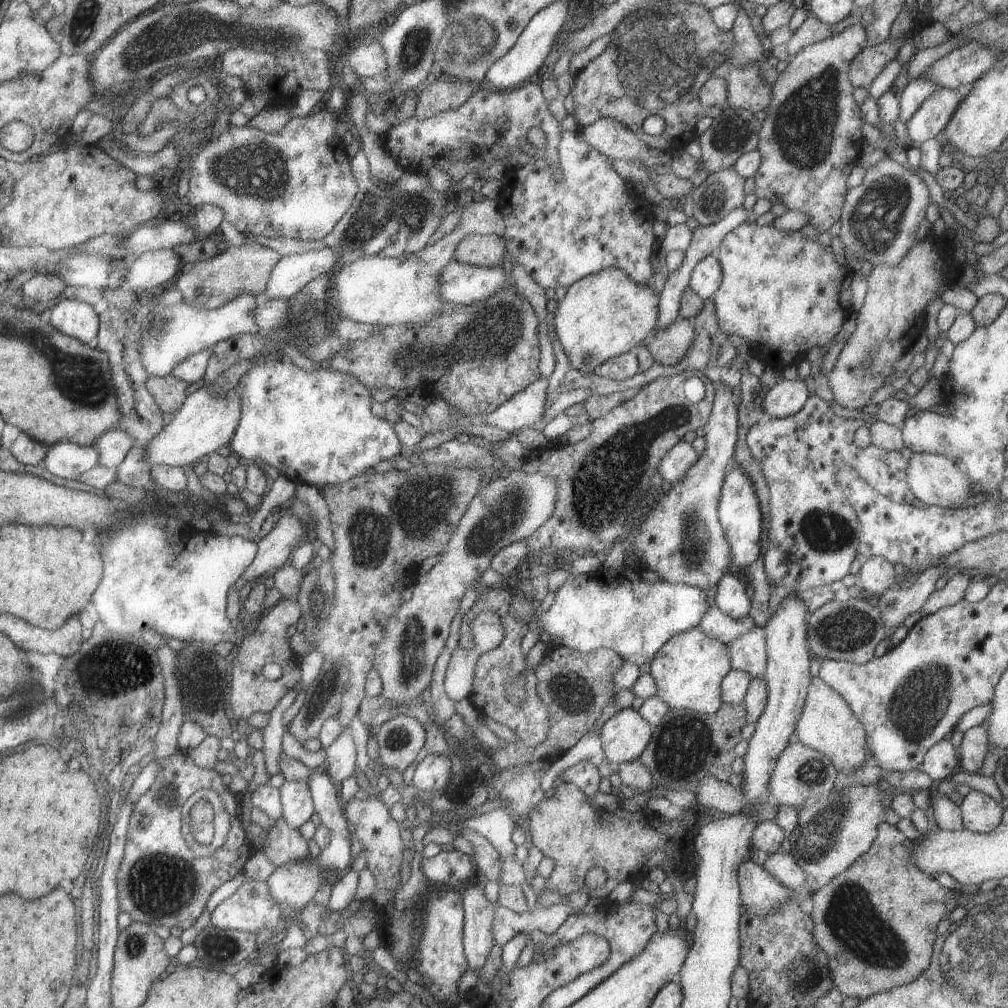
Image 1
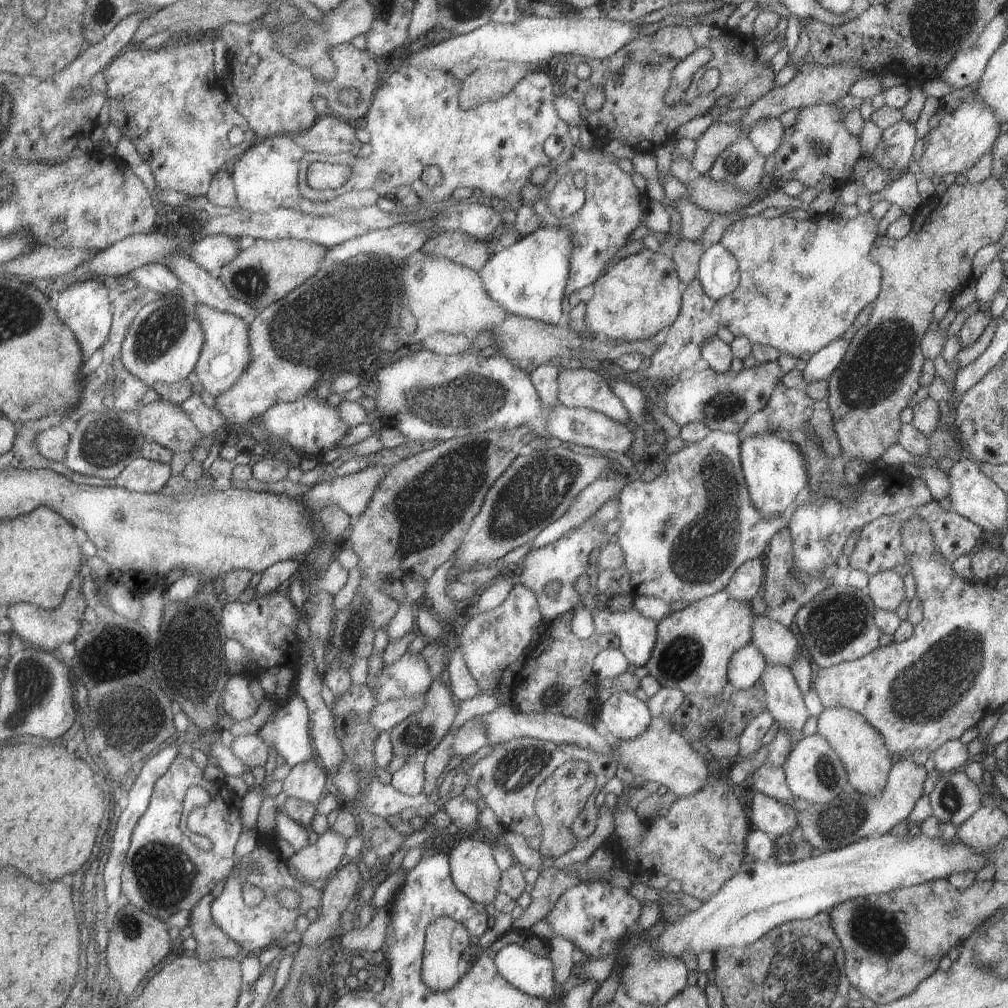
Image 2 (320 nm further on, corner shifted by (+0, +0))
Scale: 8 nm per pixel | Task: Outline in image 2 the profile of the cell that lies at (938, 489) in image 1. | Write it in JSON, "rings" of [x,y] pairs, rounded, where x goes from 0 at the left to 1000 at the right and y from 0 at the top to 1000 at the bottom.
{"rings":[[[953,452],[949,457],[938,459],[938,470],[941,476],[941,490],[939,495],[945,508],[959,514],[967,520],[971,527],[977,531],[983,528],[991,528],[991,524],[997,522],[999,516],[999,498],[998,490],[991,482],[987,481],[977,470],[973,469],[967,457]]]}

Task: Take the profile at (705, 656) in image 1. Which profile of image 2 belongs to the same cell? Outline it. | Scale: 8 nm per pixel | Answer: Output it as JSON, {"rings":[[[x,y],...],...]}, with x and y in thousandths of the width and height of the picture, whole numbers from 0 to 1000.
{"rings":[[[716,584],[710,589],[688,596],[673,607],[666,606],[652,618],[651,635],[638,667],[650,673],[656,682],[676,685],[679,689],[683,688],[693,688],[699,690],[714,688],[722,677],[720,670],[724,652],[745,636],[748,615],[745,604],[743,596],[725,594]]]}

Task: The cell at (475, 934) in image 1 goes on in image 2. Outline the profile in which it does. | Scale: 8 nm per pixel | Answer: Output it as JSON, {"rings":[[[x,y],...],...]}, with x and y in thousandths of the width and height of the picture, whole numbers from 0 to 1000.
{"rings":[[[465,828],[455,829],[447,834],[443,842],[448,877],[467,895],[482,899],[494,887],[497,865],[489,853],[488,842],[483,835],[467,833]]]}

